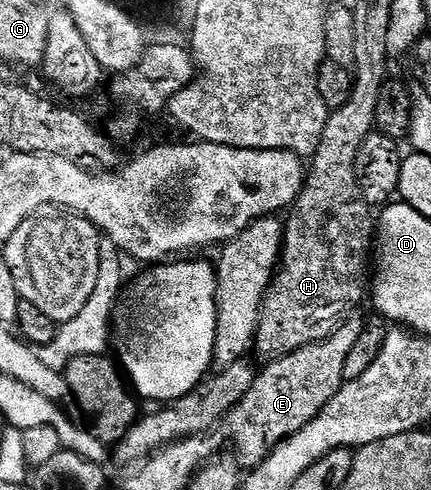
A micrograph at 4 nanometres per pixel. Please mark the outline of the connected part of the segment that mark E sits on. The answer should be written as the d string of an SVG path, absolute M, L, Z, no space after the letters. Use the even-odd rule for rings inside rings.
M356 319L345 320L333 336L275 357L269 368L261 367L257 371L254 386L250 386L239 406L225 416L222 425L222 433L226 439L232 440L236 447L235 455L245 469L258 467L283 440L298 434L302 426L314 422L326 402L330 402L330 398L344 387L346 358L364 329L364 320Z

